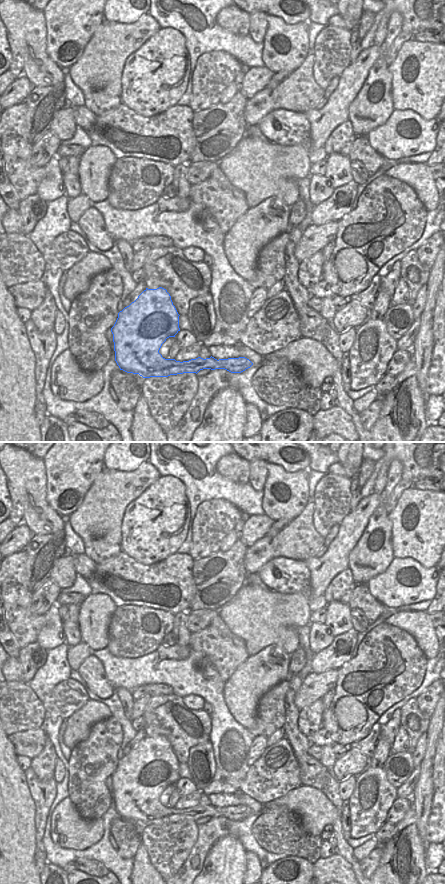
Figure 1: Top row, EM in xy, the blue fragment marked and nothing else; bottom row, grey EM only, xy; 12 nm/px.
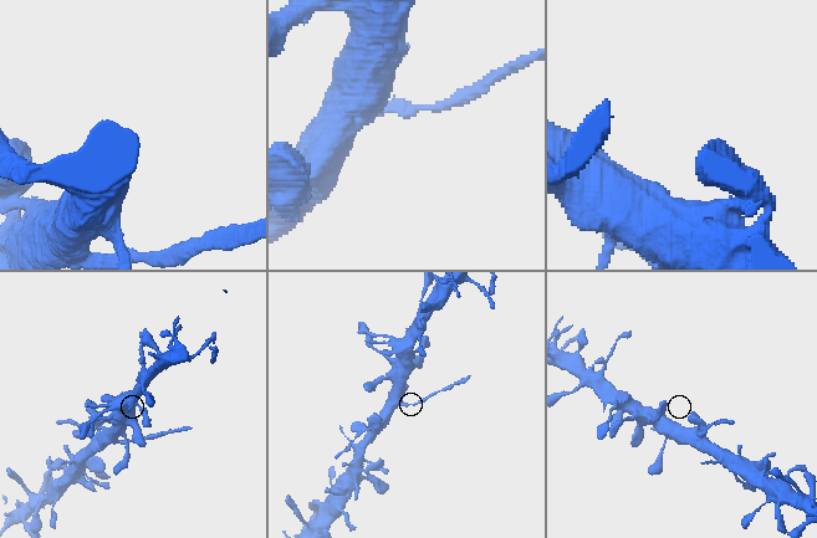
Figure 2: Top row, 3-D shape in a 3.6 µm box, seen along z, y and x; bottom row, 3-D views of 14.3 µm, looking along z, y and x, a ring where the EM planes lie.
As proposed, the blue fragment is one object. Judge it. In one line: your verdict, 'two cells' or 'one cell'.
two cells

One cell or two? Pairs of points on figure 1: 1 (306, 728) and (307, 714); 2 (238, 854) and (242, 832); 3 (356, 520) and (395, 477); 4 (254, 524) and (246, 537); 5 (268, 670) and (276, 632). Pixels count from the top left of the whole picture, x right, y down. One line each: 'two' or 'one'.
1: one
2: two
3: two
4: one
5: two

